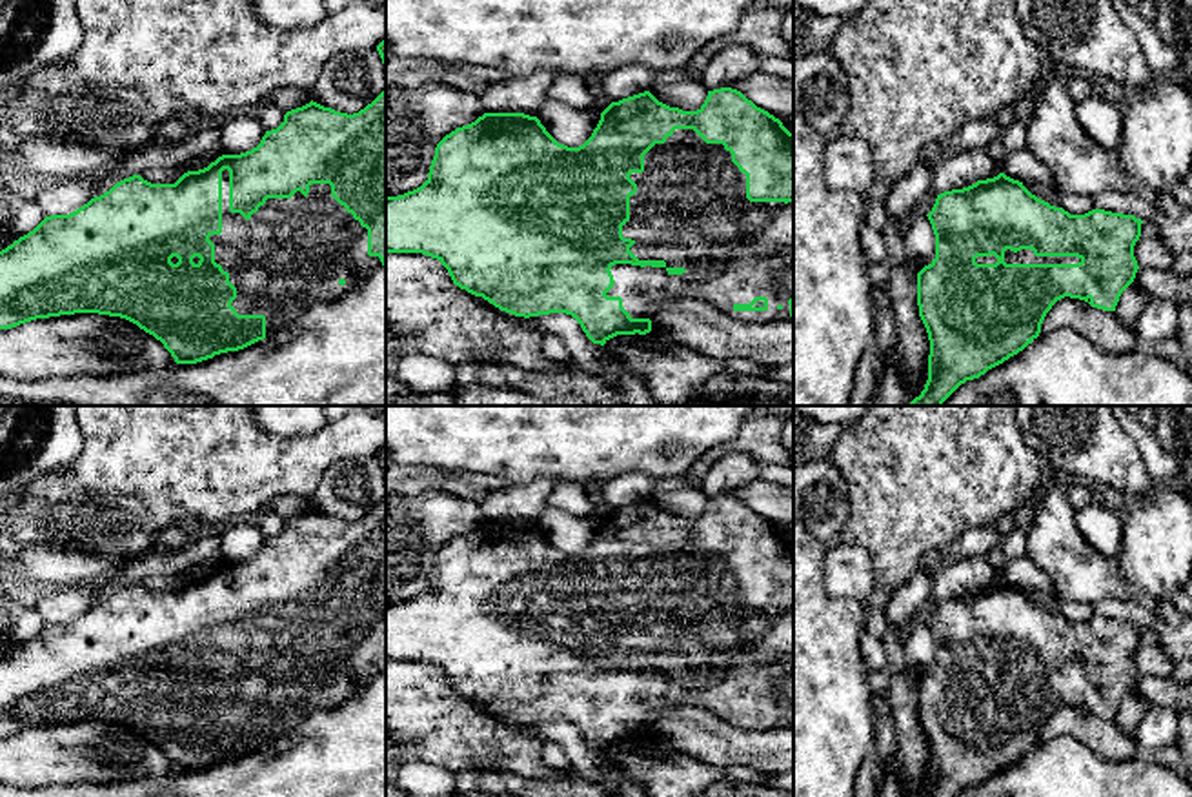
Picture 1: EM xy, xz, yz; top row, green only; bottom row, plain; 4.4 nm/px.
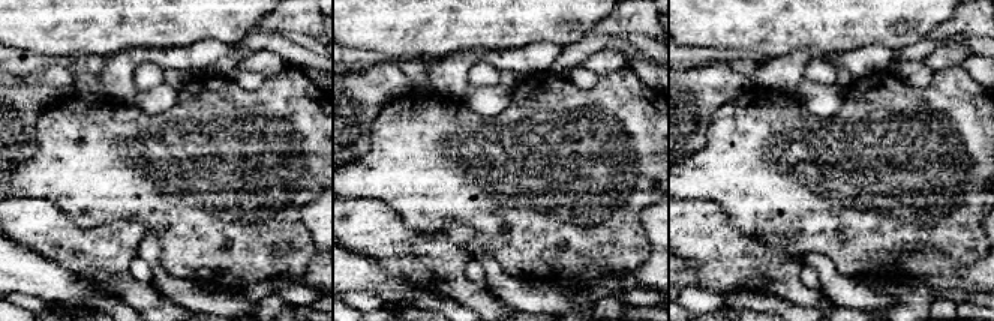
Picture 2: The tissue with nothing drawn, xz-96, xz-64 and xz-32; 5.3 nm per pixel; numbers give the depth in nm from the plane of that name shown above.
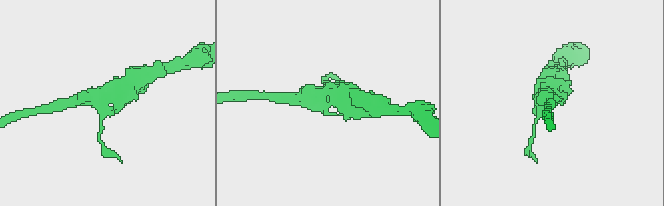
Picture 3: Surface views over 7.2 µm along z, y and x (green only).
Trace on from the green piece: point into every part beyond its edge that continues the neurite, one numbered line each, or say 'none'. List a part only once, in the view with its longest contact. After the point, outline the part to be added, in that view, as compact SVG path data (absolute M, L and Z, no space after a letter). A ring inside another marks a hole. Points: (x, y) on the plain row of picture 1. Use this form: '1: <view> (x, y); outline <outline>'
1: xz (690, 617); outline M675 537L664 551L655 551L644 562L644 579L631 580L637 600L630 604L630 628L622 644L635 651L630 659L639 668L664 668L664 675L641 675L631 671L611 673L613 695L608 704L621 704L631 726L650 726L666 706L693 706L715 713L724 722L748 731L764 731L790 724L790 711L779 702L783 681L790 661L764 661L755 642L786 613L784 610L750 610L746 606L746 582L732 570L722 551L706 551L693 537ZM755 704L768 706L766 719L735 719L735 711L750 711Z

